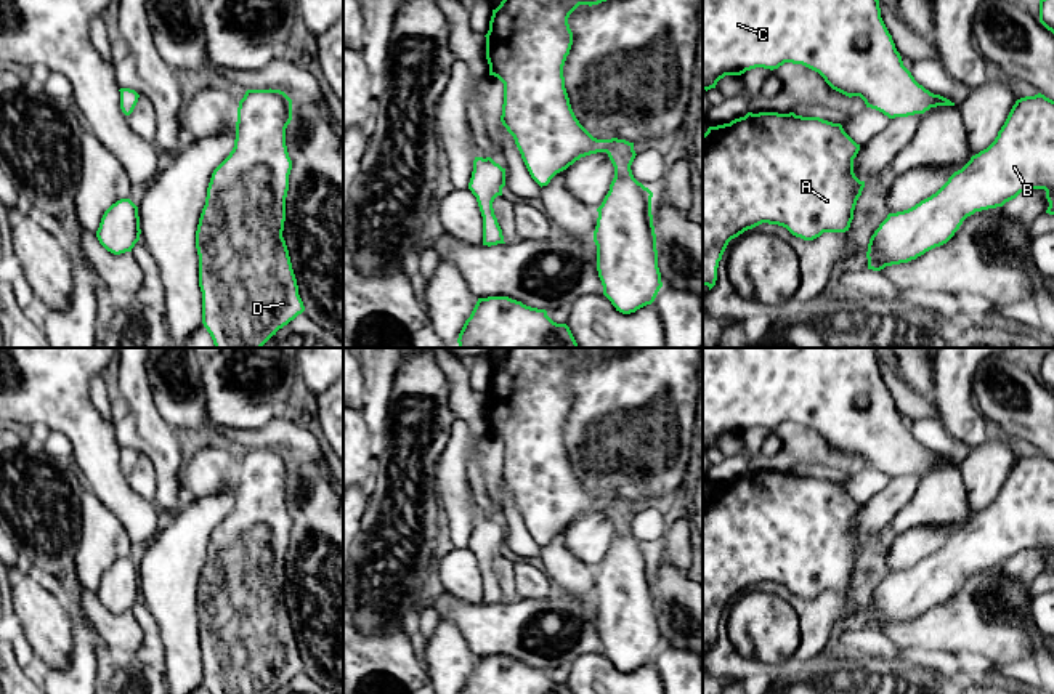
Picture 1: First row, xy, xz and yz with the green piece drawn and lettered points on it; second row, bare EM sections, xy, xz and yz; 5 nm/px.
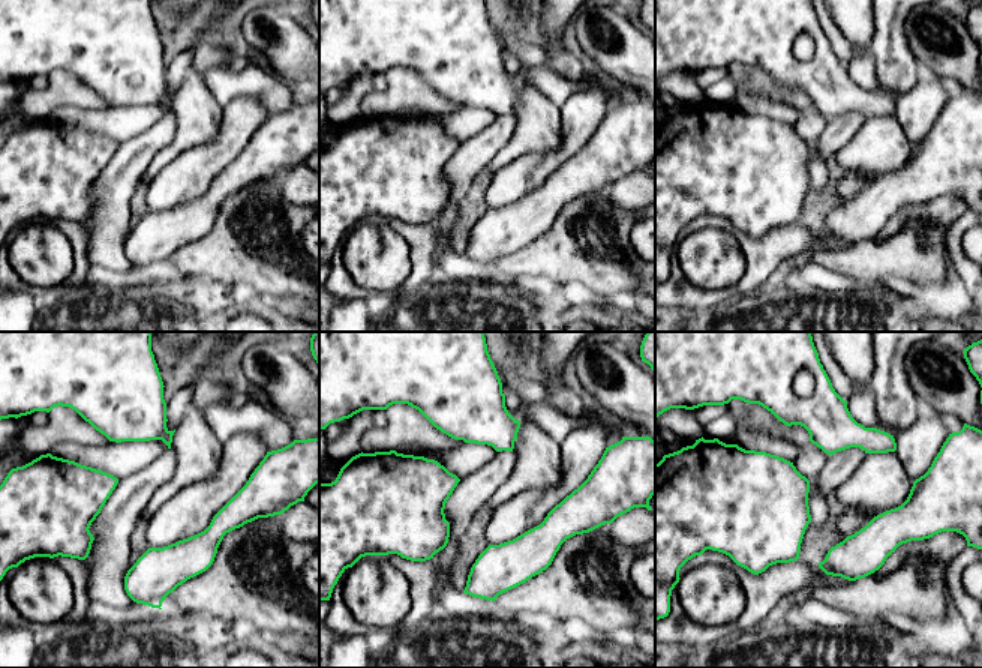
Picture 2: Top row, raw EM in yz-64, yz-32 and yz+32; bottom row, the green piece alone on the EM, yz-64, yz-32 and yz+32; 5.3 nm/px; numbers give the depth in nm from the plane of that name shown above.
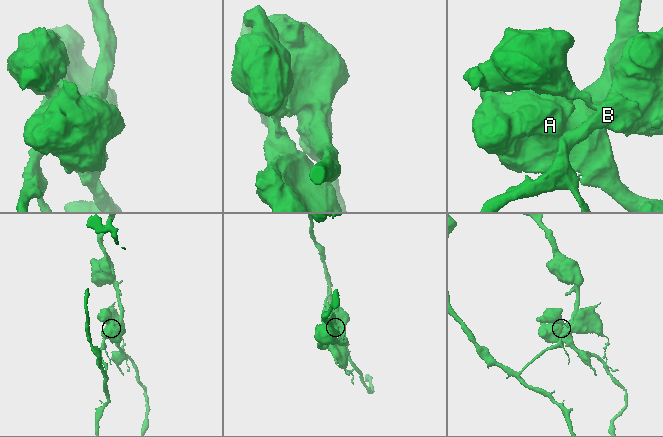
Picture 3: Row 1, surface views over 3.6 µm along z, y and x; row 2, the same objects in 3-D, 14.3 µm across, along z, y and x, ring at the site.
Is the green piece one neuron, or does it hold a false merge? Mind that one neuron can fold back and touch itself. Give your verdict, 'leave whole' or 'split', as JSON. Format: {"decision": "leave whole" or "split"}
{"decision": "leave whole"}

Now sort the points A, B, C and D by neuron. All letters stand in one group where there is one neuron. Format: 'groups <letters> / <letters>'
groups A B C D

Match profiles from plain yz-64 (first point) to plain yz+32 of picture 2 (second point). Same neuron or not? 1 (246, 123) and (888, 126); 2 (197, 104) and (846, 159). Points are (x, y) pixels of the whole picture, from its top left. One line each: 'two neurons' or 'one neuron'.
1: two neurons
2: one neuron

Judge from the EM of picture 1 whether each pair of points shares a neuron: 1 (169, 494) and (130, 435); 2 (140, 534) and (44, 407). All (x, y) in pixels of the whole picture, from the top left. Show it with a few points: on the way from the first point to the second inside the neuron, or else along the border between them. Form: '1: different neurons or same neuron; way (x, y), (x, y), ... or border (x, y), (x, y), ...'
1: same neuron; way (169, 478), (169, 465), (146, 443)
2: same neuron; way (122, 500), (103, 476), (95, 449), (77, 431)

